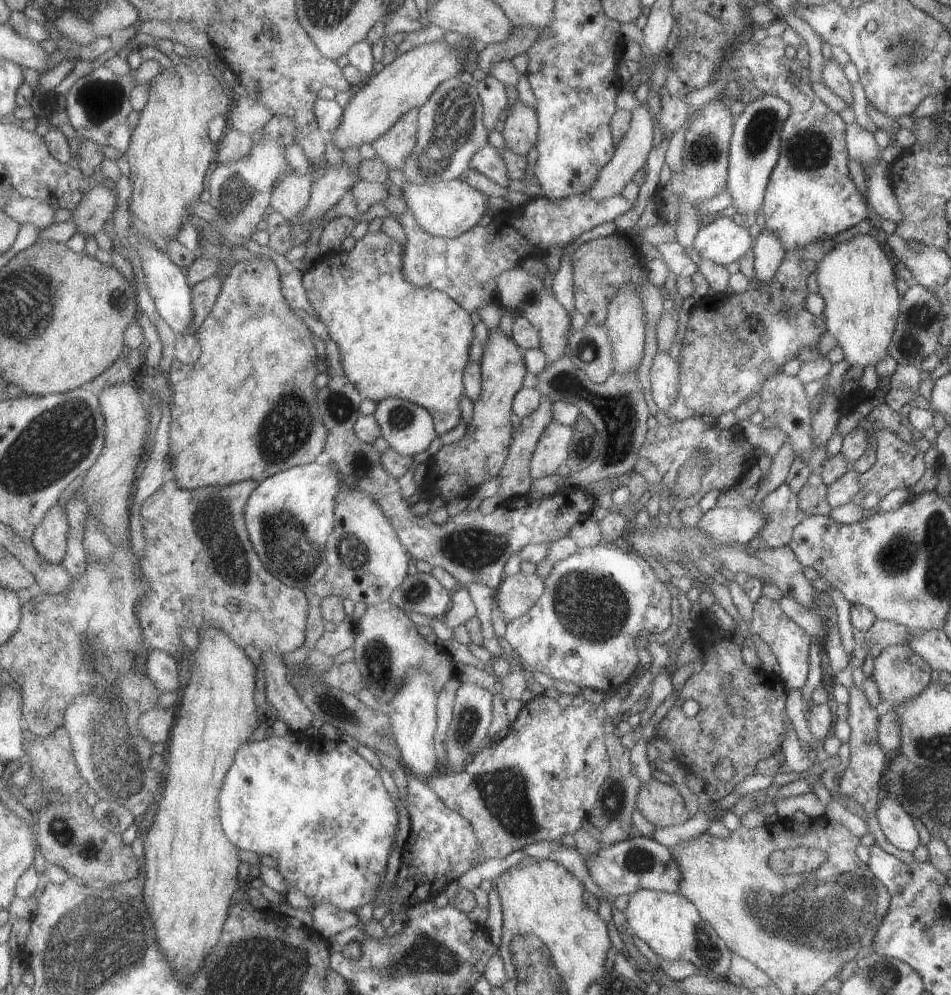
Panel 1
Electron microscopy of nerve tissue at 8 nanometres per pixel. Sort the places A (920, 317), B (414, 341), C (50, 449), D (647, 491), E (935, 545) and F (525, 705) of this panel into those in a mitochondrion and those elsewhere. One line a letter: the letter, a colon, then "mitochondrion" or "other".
A: mitochondrion
B: other
C: mitochondrion
D: other
E: mitochondrion
F: other

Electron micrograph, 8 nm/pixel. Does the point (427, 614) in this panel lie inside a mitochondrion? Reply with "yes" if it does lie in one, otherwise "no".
no

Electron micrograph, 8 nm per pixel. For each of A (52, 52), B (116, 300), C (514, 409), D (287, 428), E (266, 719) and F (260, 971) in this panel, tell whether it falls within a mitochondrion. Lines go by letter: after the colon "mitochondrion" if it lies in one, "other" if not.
A: other
B: other
C: other
D: mitochondrion
E: other
F: mitochondrion

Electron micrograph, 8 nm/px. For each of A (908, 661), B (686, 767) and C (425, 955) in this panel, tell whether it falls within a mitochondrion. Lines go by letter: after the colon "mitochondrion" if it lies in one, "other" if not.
A: other
B: other
C: mitochondrion

